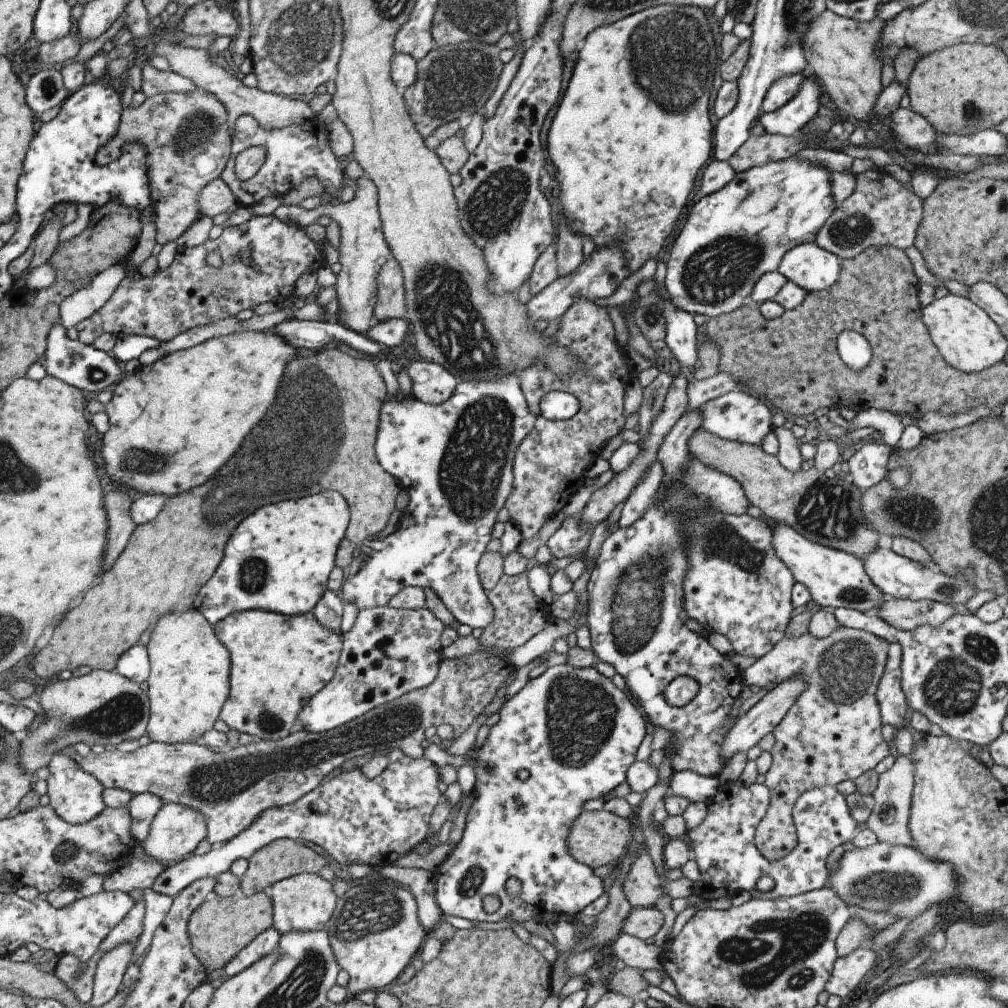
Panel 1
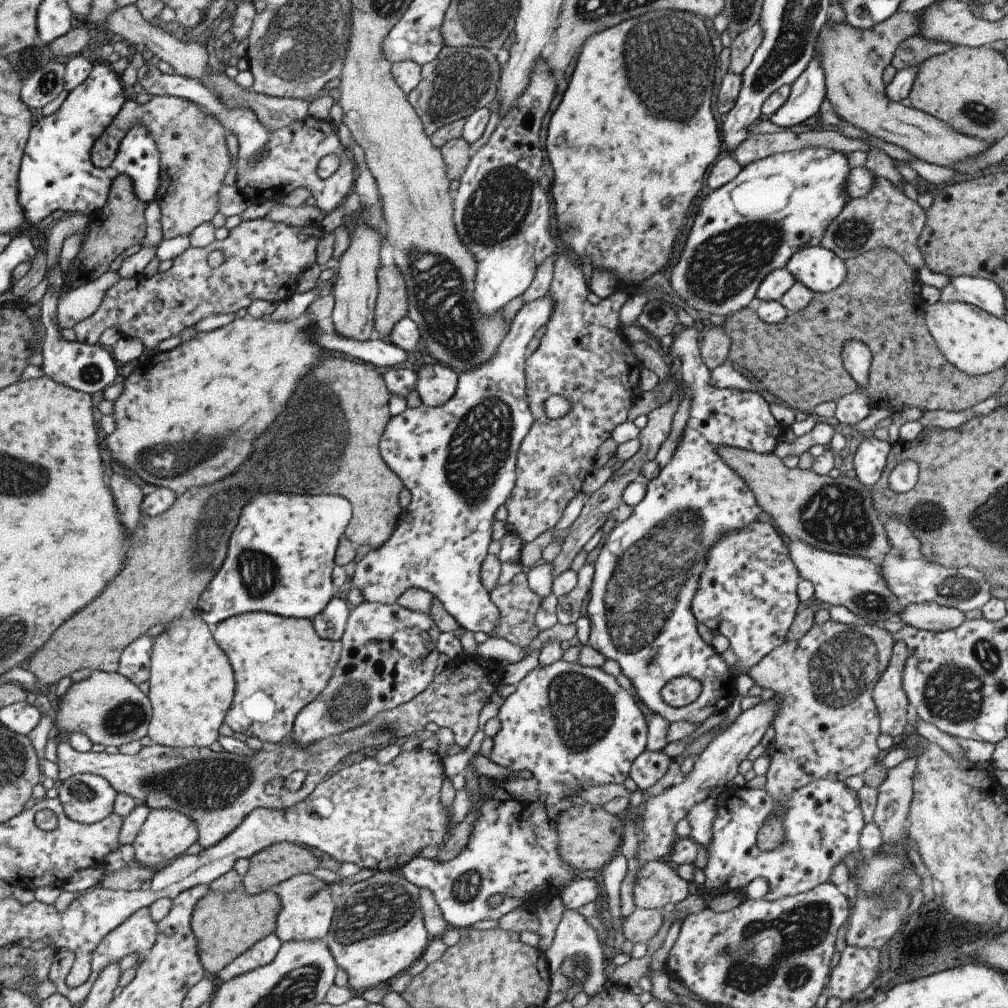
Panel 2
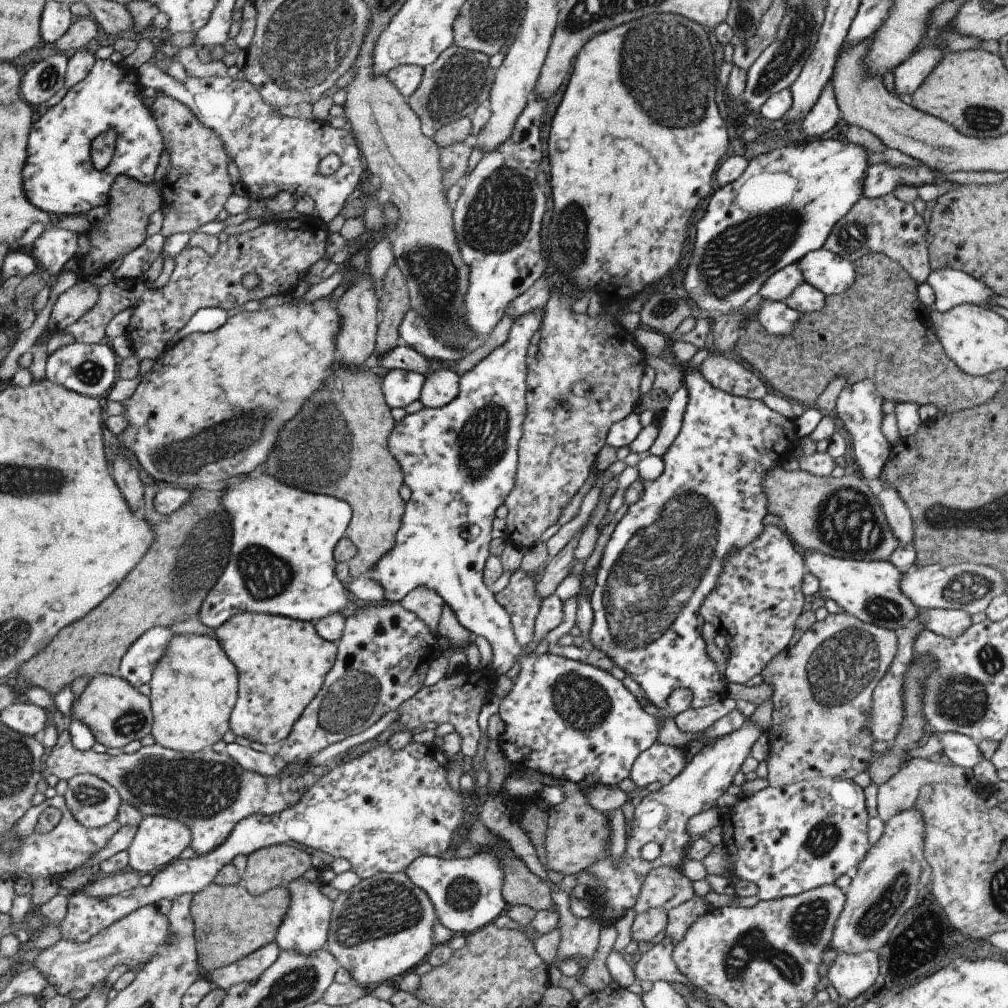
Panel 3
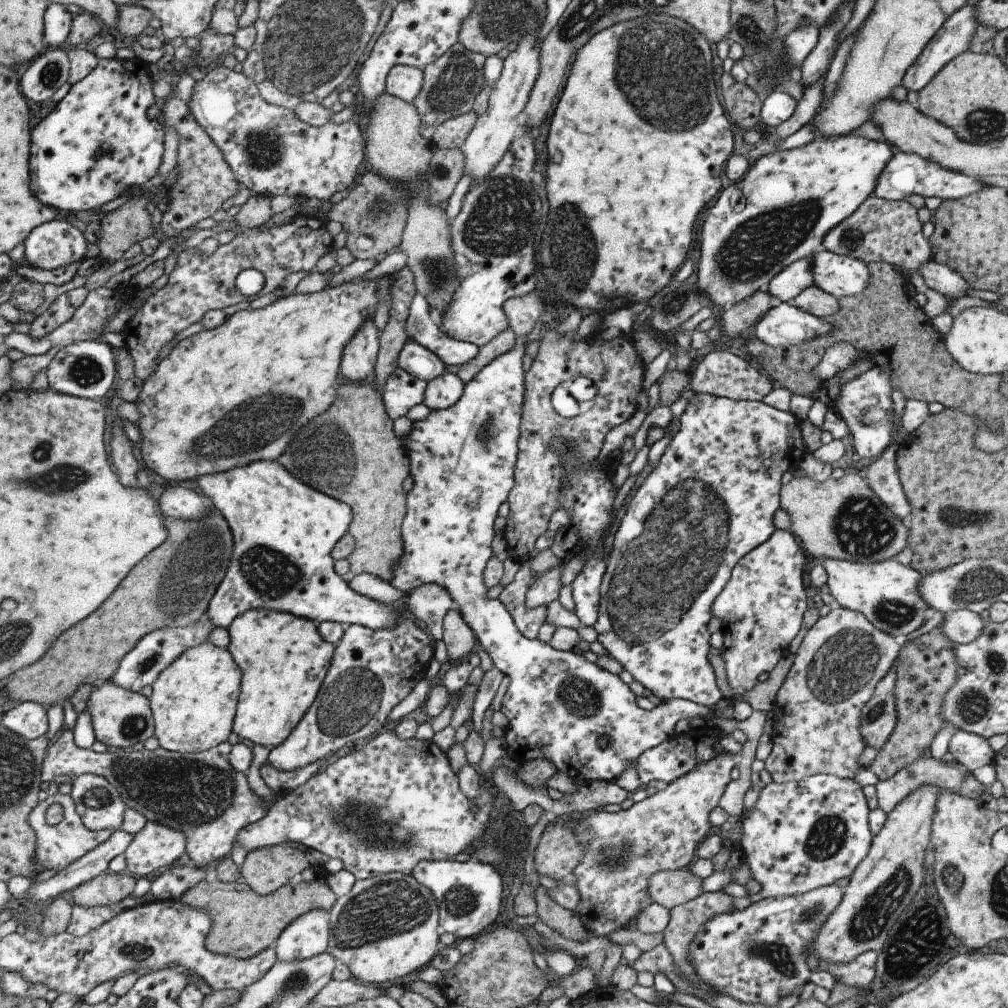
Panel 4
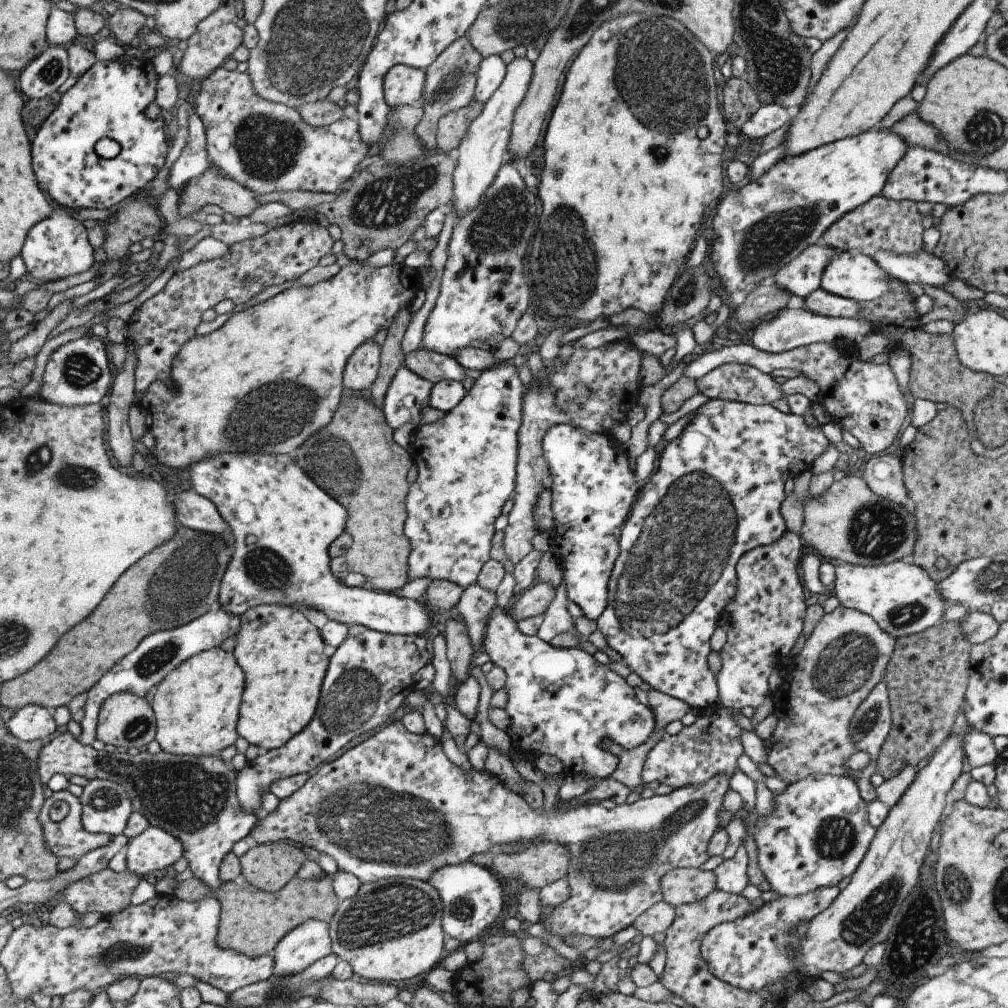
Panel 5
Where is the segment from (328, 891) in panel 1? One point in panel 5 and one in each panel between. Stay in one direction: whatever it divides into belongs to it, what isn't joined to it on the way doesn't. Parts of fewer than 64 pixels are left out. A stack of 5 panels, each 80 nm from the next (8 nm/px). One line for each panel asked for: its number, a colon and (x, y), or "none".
2: (305, 914)
3: (304, 928)
4: (307, 936)
5: (307, 943)

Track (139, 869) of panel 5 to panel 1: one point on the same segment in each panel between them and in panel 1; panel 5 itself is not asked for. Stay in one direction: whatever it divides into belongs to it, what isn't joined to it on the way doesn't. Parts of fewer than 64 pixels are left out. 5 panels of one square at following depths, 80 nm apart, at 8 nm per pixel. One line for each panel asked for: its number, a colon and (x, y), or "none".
1: (177, 830)
2: (168, 834)
3: (159, 842)
4: (155, 848)

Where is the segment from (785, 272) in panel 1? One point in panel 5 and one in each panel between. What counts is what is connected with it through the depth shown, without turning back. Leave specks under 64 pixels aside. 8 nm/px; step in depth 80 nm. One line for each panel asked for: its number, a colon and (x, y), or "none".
2: (814, 267)
3: (827, 273)
4: (837, 275)
5: (854, 276)

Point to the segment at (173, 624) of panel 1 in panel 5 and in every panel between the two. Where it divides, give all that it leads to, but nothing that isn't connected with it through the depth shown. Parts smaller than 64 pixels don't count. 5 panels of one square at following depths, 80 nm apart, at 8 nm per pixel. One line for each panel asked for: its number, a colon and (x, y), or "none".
2: (192, 687)
3: (195, 690)
4: (194, 702)
5: (197, 711)

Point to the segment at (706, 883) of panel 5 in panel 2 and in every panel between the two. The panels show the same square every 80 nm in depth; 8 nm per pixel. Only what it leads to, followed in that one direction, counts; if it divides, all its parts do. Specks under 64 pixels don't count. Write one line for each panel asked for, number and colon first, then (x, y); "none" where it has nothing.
2: (658, 886)
3: (664, 888)
4: (671, 888)

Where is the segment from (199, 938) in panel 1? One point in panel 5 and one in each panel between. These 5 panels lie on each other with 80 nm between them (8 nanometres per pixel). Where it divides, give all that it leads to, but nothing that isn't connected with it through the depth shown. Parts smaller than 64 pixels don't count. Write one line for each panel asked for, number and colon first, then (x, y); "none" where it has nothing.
2: (227, 924)
3: (232, 923)
4: (246, 923)
5: (253, 921)

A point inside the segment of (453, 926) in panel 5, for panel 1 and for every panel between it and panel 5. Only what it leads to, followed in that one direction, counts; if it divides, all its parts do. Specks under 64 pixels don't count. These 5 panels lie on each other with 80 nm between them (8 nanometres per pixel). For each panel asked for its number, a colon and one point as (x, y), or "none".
1: (574, 734)
2: (571, 726)
3: (465, 893)
4: (467, 894)

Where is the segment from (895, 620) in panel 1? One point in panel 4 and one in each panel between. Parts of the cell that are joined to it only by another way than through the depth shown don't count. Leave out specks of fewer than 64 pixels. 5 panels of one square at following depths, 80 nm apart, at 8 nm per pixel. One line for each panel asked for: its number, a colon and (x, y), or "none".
2: (931, 617)
3: (949, 623)
4: (961, 626)

